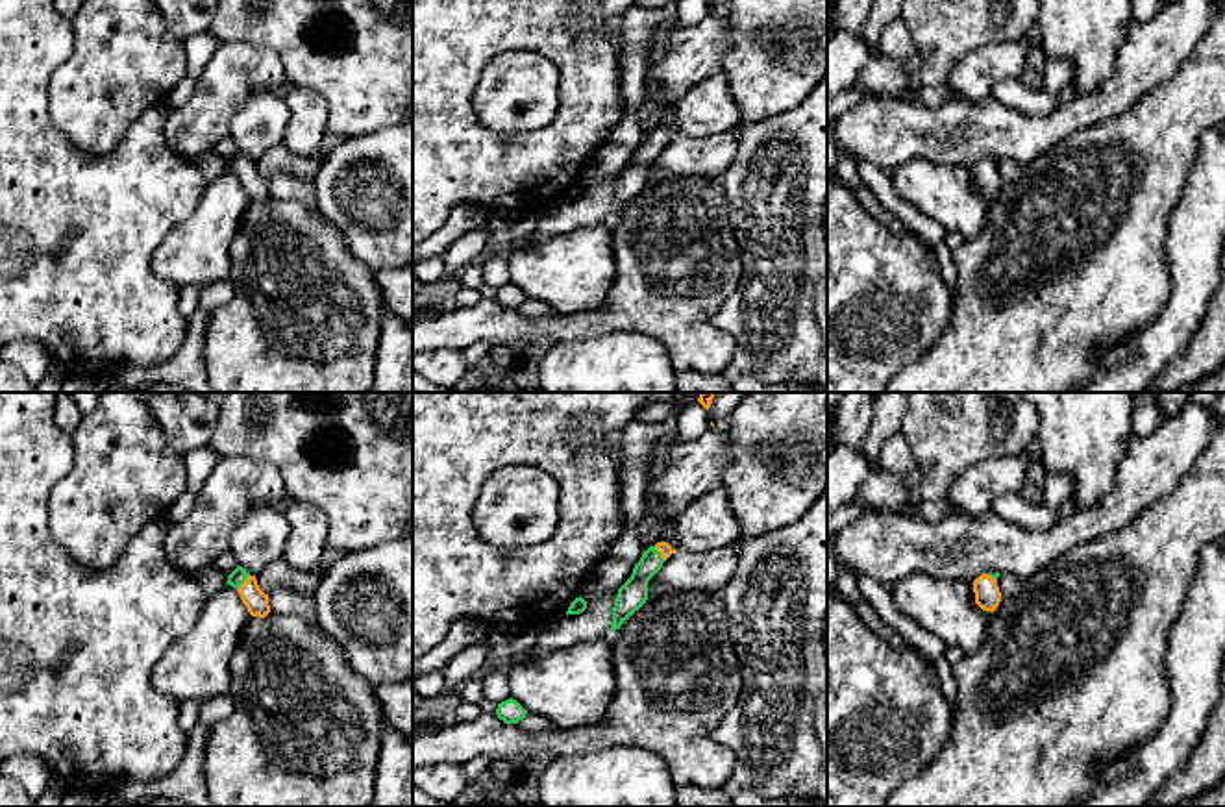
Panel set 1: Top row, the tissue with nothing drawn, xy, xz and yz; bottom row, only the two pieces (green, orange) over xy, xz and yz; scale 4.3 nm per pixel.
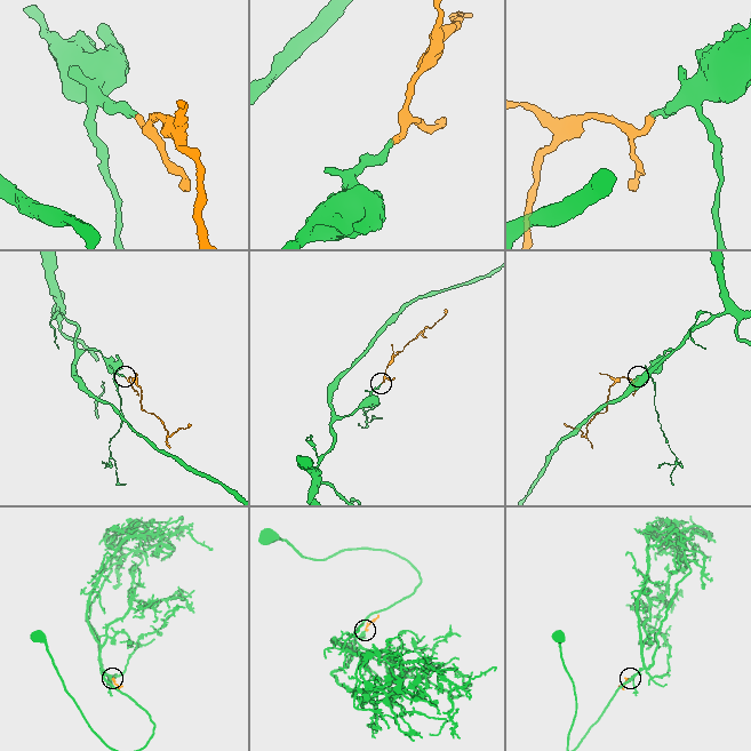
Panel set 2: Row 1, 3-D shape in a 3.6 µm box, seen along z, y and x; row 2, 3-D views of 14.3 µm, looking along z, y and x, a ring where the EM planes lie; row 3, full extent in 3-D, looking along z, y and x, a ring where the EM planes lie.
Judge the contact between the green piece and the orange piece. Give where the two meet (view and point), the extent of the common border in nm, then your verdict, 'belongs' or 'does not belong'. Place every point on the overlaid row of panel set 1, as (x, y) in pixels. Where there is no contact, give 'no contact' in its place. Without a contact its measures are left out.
xy (245, 580) | 90 nm | belongs

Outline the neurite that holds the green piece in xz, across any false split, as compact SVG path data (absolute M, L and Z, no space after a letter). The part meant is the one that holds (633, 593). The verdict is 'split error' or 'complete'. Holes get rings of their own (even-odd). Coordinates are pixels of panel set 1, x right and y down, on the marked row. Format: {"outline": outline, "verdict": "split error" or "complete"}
{"outline": "M668 542L650 546L635 565L631 577L618 589L611 633L618 629L648 600L648 581L661 570L662 563L674 553Z", "verdict": "split error"}

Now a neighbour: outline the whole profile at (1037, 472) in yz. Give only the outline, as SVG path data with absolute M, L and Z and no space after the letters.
M1029 455L1025 476L1027 476L1027 483L1031 489L1042 490L1047 470L1046 470L1040 455Z

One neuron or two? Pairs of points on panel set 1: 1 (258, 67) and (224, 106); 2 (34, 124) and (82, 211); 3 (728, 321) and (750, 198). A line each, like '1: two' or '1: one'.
1: one
2: one
3: one

